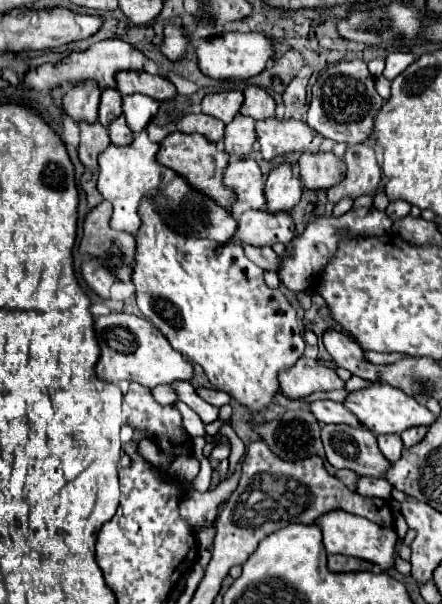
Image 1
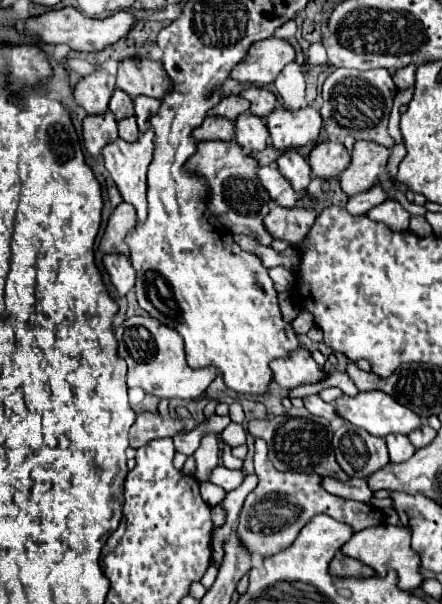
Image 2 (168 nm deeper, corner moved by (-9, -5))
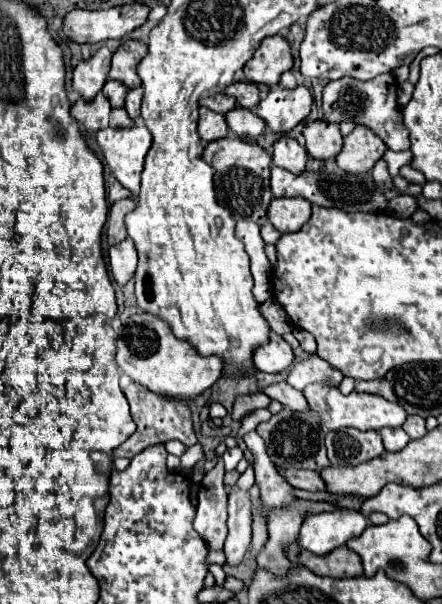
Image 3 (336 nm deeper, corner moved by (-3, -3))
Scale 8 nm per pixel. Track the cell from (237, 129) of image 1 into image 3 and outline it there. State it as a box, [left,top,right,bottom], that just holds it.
[227,107,265,139]

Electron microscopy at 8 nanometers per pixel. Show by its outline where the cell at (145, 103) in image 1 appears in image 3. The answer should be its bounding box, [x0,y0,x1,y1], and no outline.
[125,87,143,119]

